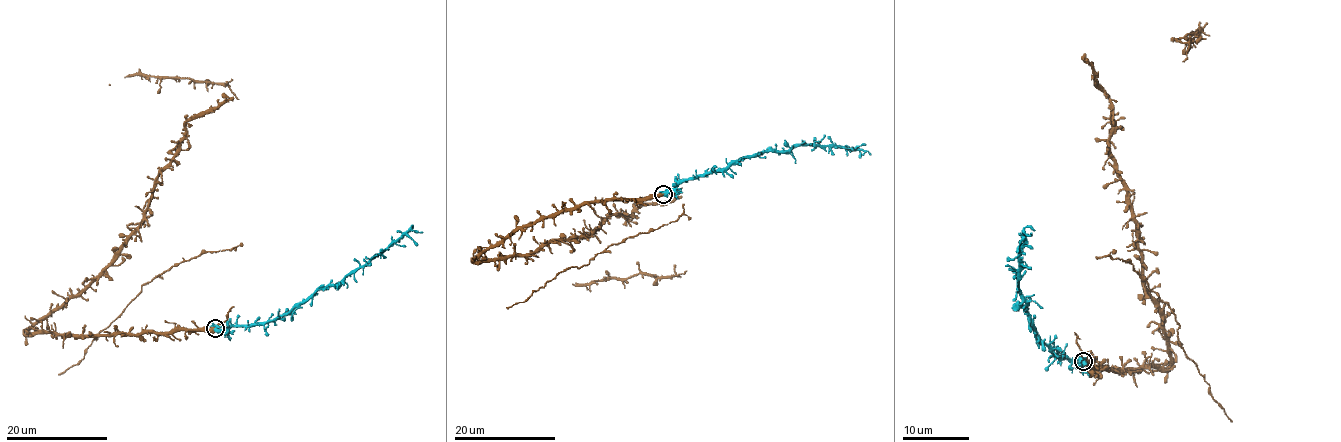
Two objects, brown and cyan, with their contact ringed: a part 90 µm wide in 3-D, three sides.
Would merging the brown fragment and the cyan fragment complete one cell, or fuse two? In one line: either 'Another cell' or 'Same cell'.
Same cell

